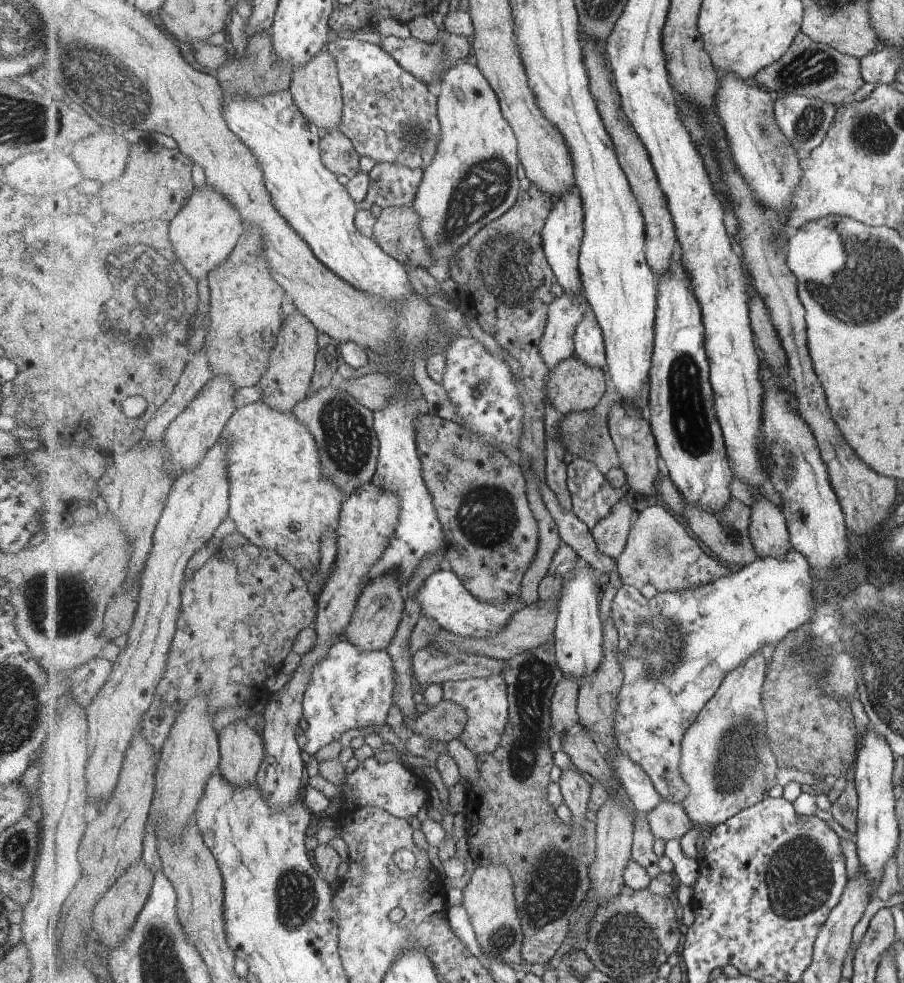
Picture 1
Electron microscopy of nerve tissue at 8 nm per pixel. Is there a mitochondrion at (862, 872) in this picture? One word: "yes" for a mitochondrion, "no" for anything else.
no

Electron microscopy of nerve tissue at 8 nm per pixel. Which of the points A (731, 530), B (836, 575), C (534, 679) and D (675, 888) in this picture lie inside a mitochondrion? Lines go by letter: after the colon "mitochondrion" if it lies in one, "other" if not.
A: mitochondrion
B: other
C: mitochondrion
D: other

